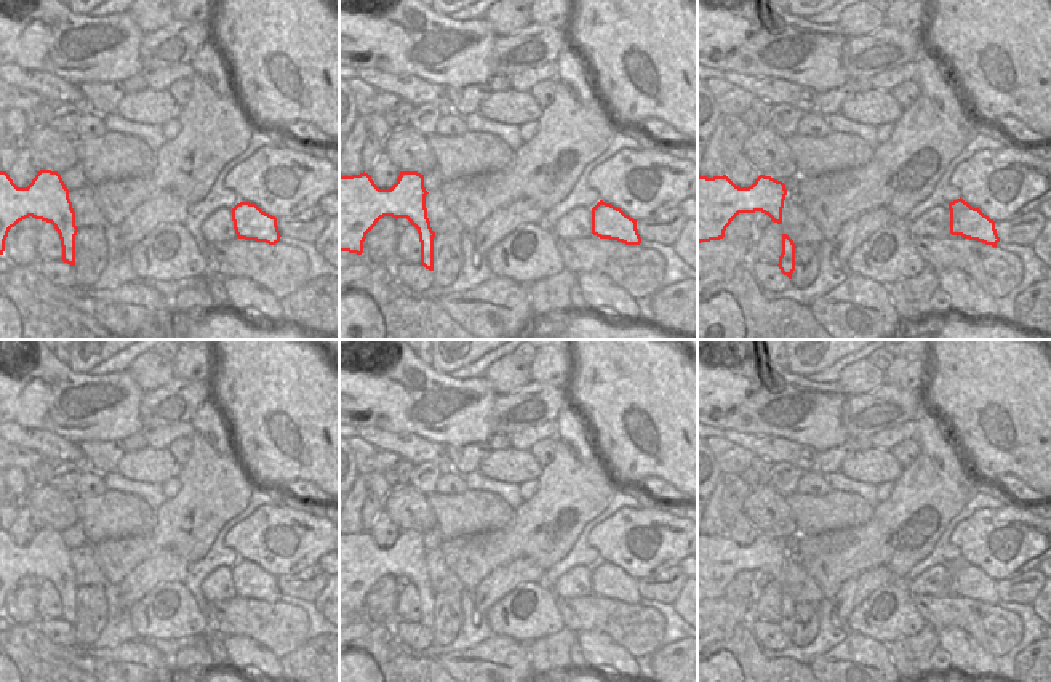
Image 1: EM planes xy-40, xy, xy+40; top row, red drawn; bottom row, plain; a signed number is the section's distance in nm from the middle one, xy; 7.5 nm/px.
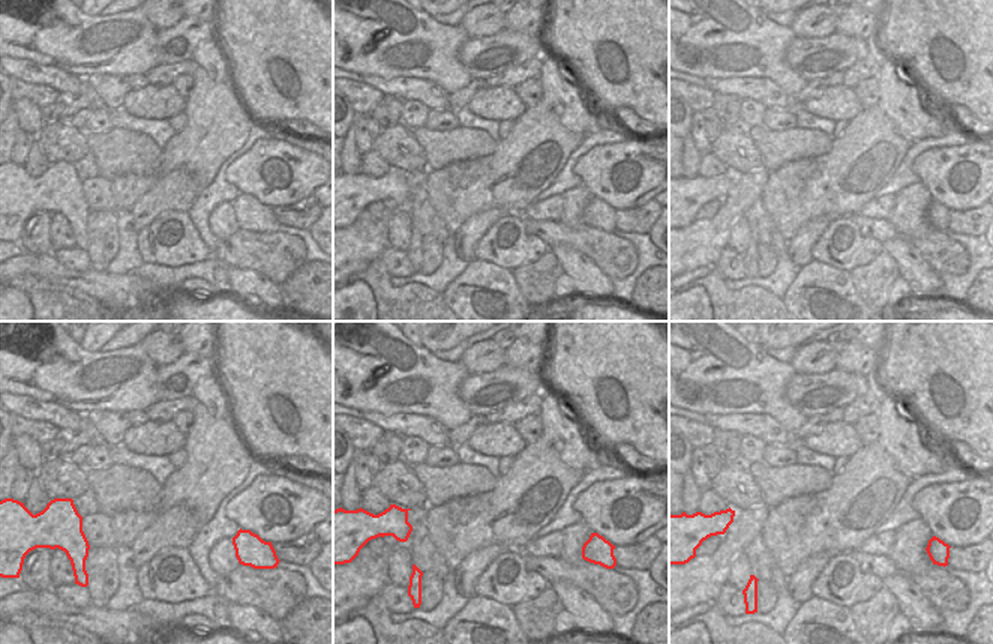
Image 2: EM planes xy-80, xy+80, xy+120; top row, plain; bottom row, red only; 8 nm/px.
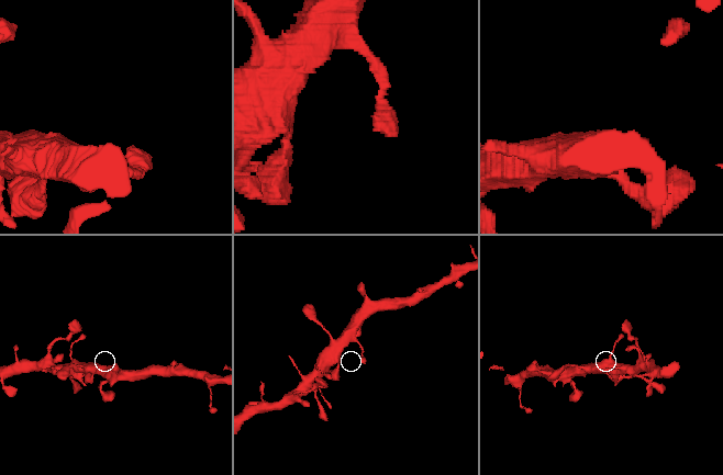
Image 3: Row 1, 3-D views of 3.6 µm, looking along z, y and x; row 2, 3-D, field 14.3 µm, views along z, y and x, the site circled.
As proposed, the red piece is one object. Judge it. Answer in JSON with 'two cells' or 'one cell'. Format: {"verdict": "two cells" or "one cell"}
{"verdict": "one cell"}

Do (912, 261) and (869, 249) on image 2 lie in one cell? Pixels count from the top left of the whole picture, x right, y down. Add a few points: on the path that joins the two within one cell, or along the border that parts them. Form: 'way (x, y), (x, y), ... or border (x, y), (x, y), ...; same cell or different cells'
border (881, 243), (885, 249); different cells

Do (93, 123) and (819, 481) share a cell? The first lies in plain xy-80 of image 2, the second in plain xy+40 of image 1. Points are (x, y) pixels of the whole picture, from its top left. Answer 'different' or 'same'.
same

